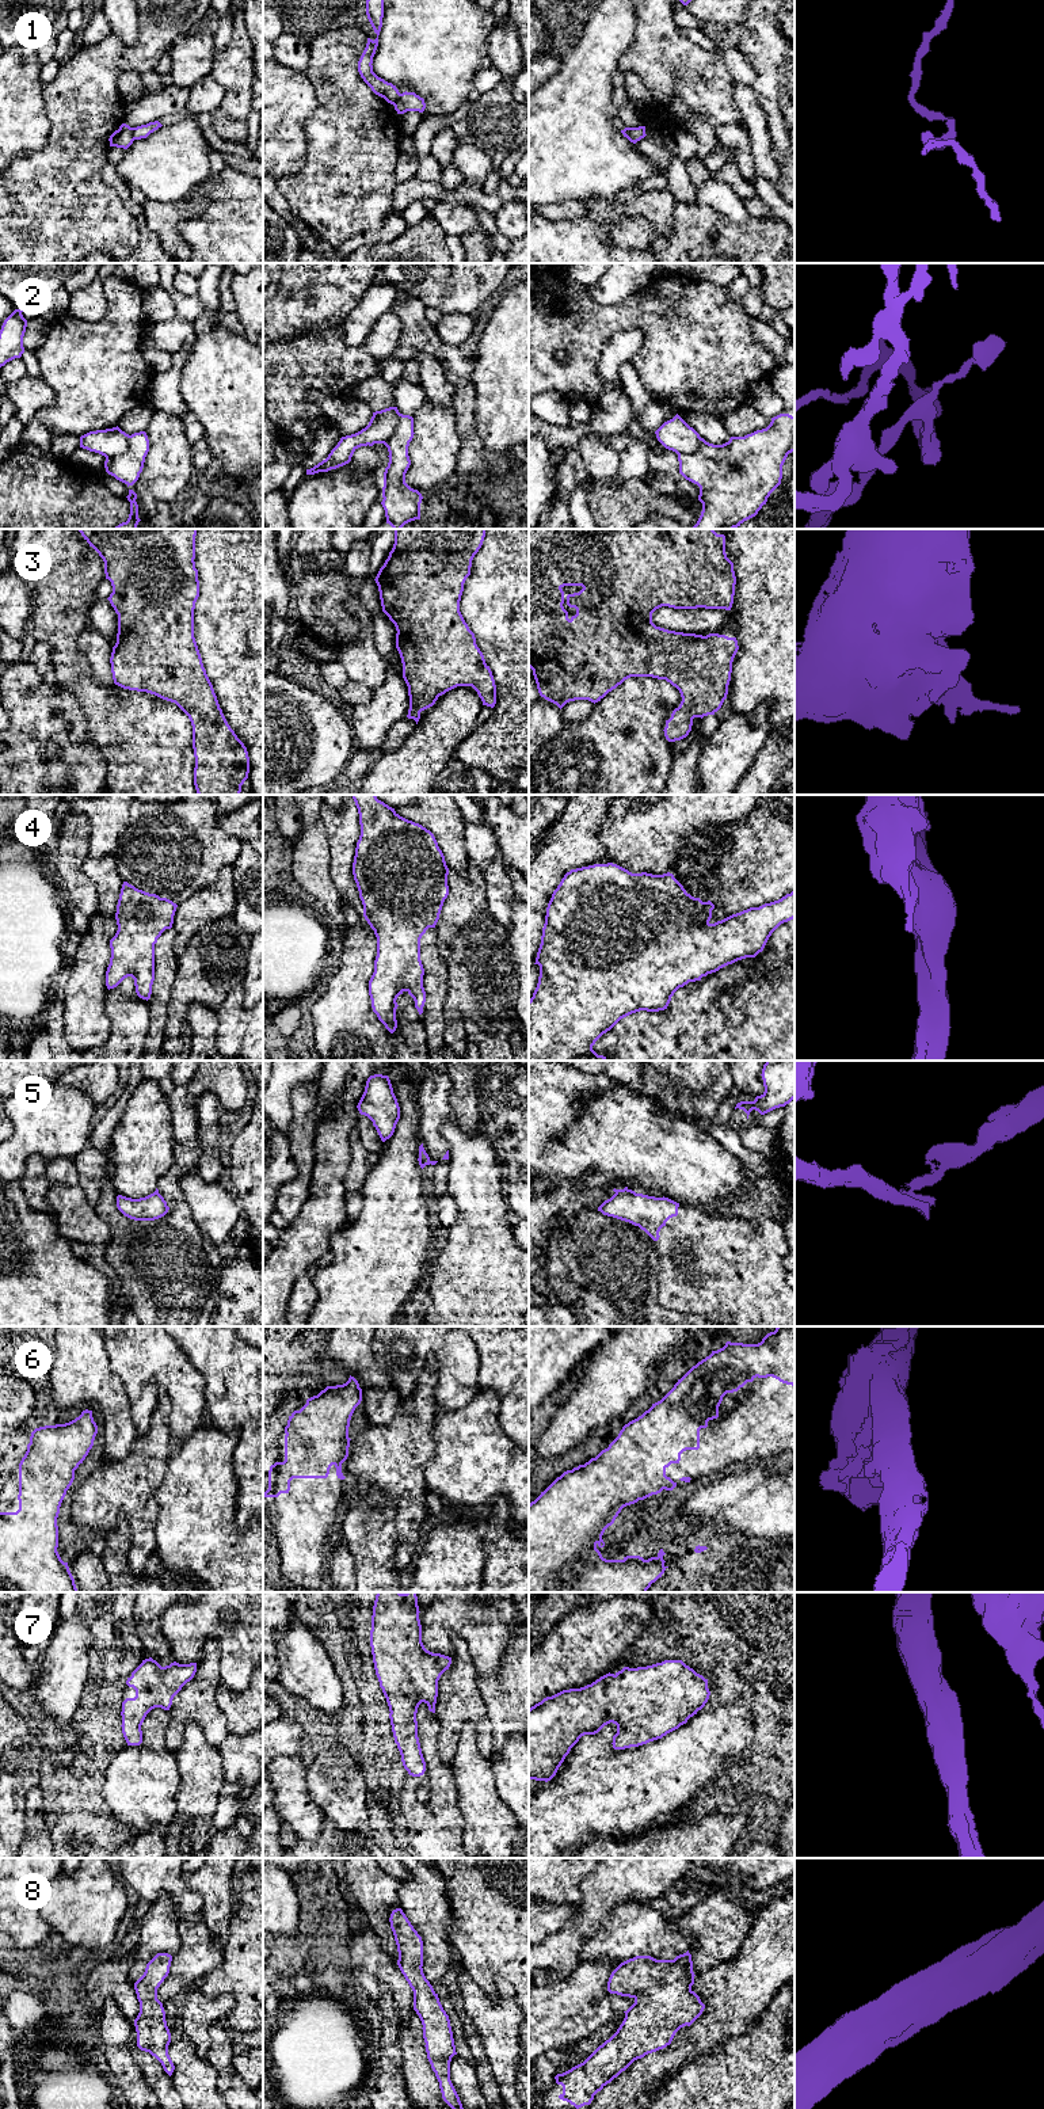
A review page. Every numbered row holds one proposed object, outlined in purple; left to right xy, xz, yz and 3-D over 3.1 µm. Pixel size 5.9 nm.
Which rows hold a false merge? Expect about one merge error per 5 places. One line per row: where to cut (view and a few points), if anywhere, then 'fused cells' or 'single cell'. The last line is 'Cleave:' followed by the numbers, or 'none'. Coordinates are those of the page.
1: no cut; single cell
2: cut in xy along (130, 436), (129, 445), (121, 455), (106, 459); fused cells
3: no cut; single cell
4: no cut; single cell
5: cut in yz along (627, 1188), (616, 1192); fused cells
6: no cut; single cell
7: no cut; single cell
8: no cut; single cell
Cleave: 2, 5

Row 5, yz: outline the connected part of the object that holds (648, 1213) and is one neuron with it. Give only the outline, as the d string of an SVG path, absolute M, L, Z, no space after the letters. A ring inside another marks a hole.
M622 1189L605 1200L598 1211L639 1226L654 1241L658 1241L660 1229L670 1218L678 1215L678 1207L679 1203L664 1196L655 1198L636 1194L632 1189Z

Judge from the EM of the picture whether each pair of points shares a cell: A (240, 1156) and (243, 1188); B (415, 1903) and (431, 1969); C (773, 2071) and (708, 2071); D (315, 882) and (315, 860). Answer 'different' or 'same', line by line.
A: same
B: same
C: same
D: same

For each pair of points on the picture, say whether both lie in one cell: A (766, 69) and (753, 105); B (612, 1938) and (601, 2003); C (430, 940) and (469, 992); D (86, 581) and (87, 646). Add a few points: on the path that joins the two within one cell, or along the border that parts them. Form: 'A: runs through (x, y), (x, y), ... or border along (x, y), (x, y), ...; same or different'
A: border along (751, 87), (757, 94), (765, 125); different
B: border along (620, 1963), (583, 1961), (580, 1964); different
C: border along (444, 959), (448, 990); different
D: border along (88, 623), (79, 638), (82, 657); different

